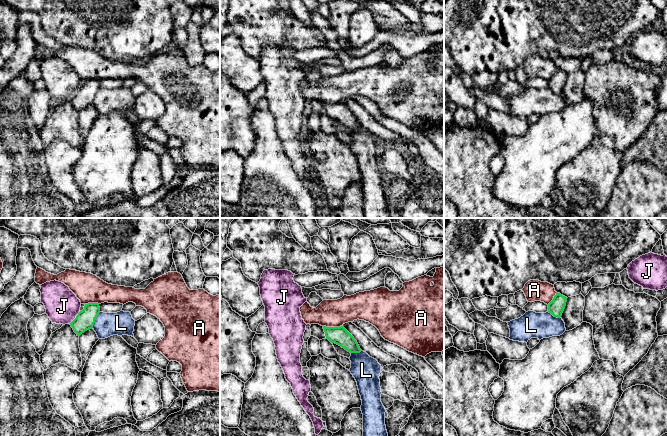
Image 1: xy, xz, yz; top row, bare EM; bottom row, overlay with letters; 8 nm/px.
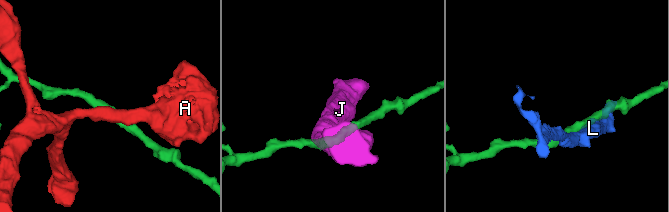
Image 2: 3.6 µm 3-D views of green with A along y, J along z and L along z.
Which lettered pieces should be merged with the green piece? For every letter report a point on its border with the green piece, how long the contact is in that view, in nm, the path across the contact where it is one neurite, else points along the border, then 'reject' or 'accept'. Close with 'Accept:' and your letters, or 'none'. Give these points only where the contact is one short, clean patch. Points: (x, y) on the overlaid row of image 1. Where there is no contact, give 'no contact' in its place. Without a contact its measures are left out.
A: contact xz (332, 327); length 150 nm; border xz (323, 325), (341, 326); reject
J: contact xy (75, 318); length 130 nm; reject
L: contact xy (95, 319); length 140 nm; reject
Accept: none

